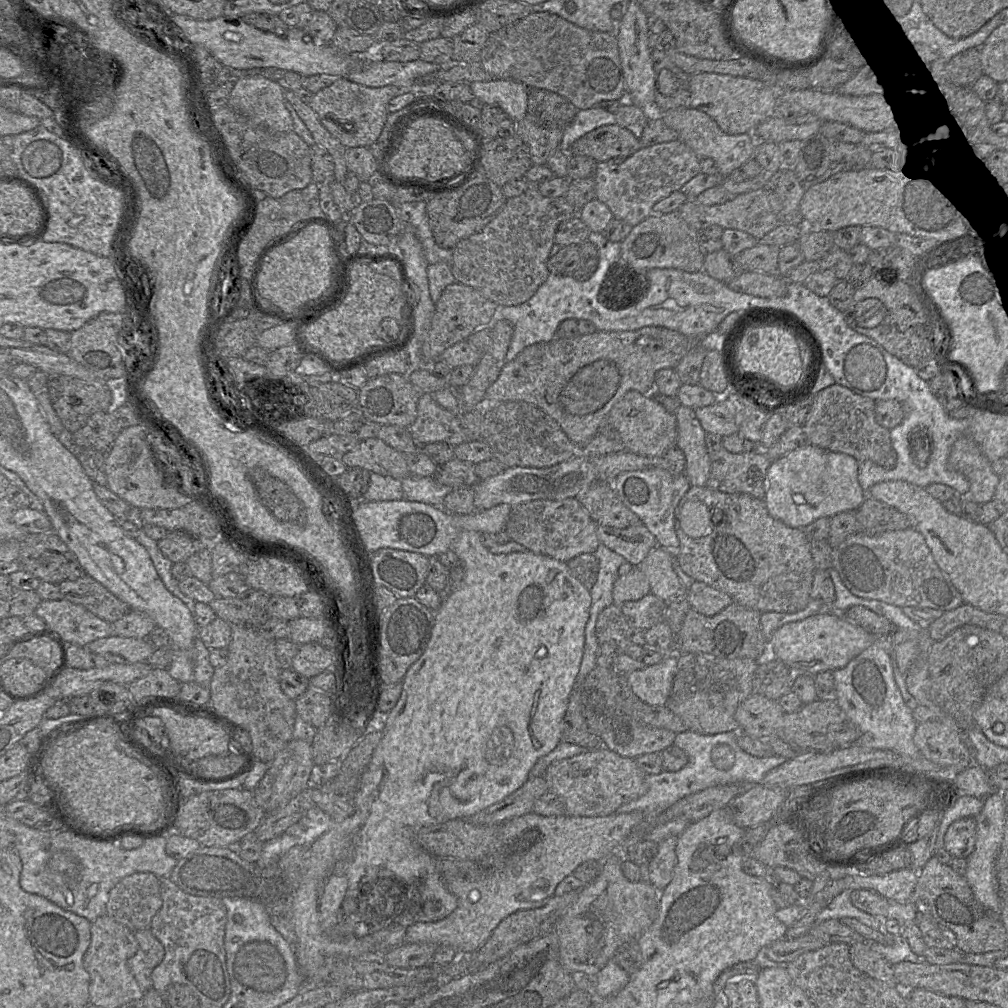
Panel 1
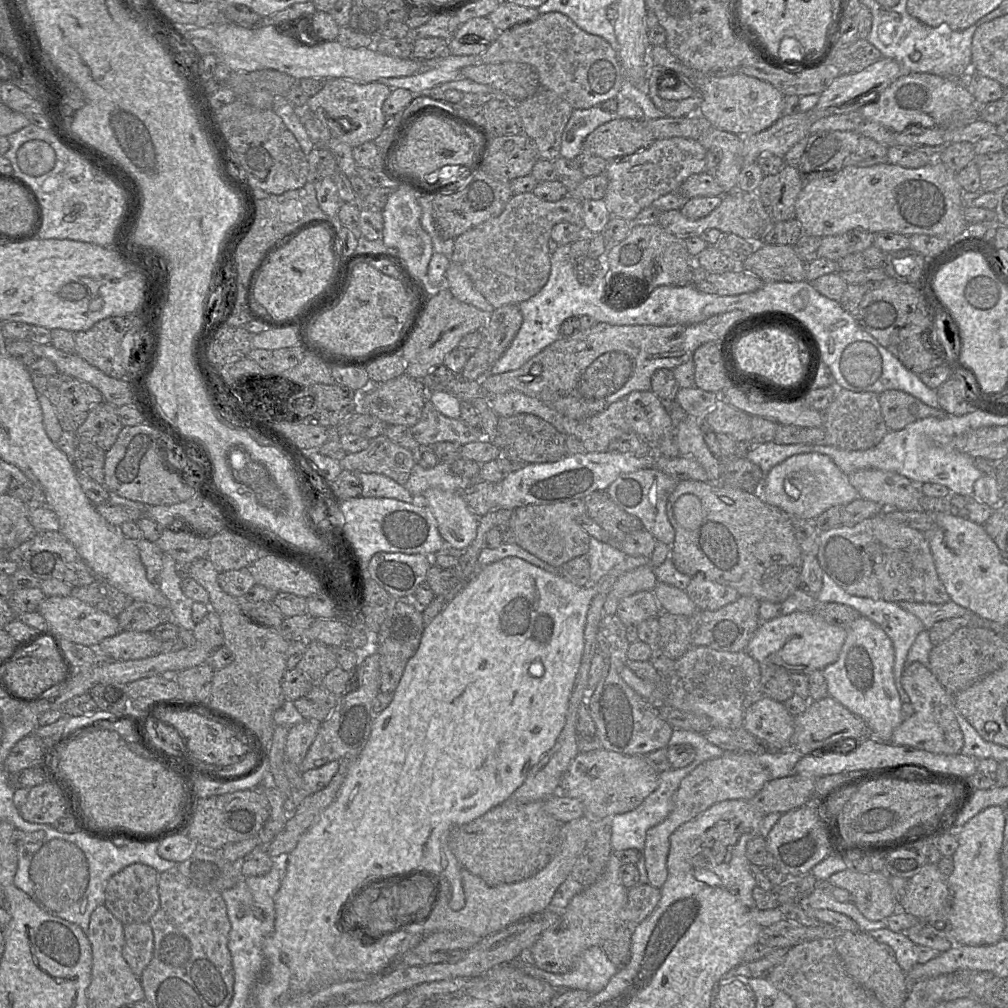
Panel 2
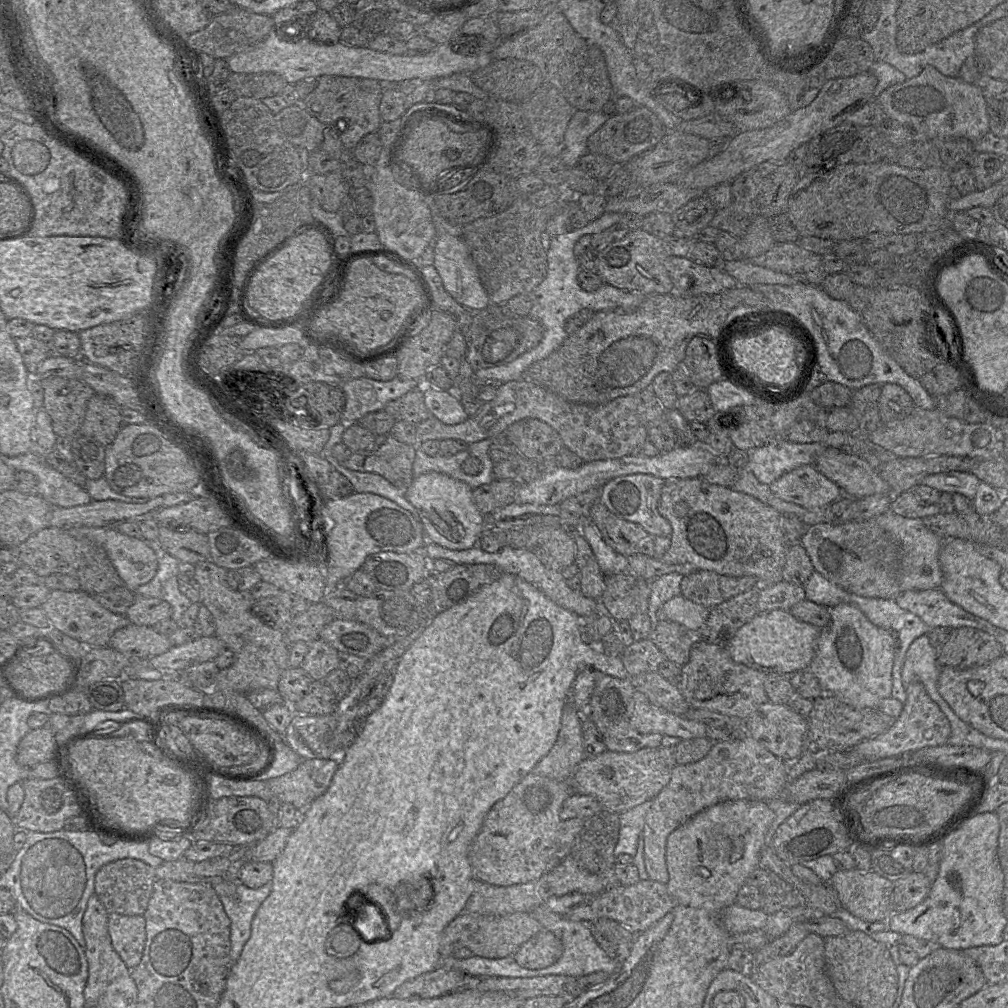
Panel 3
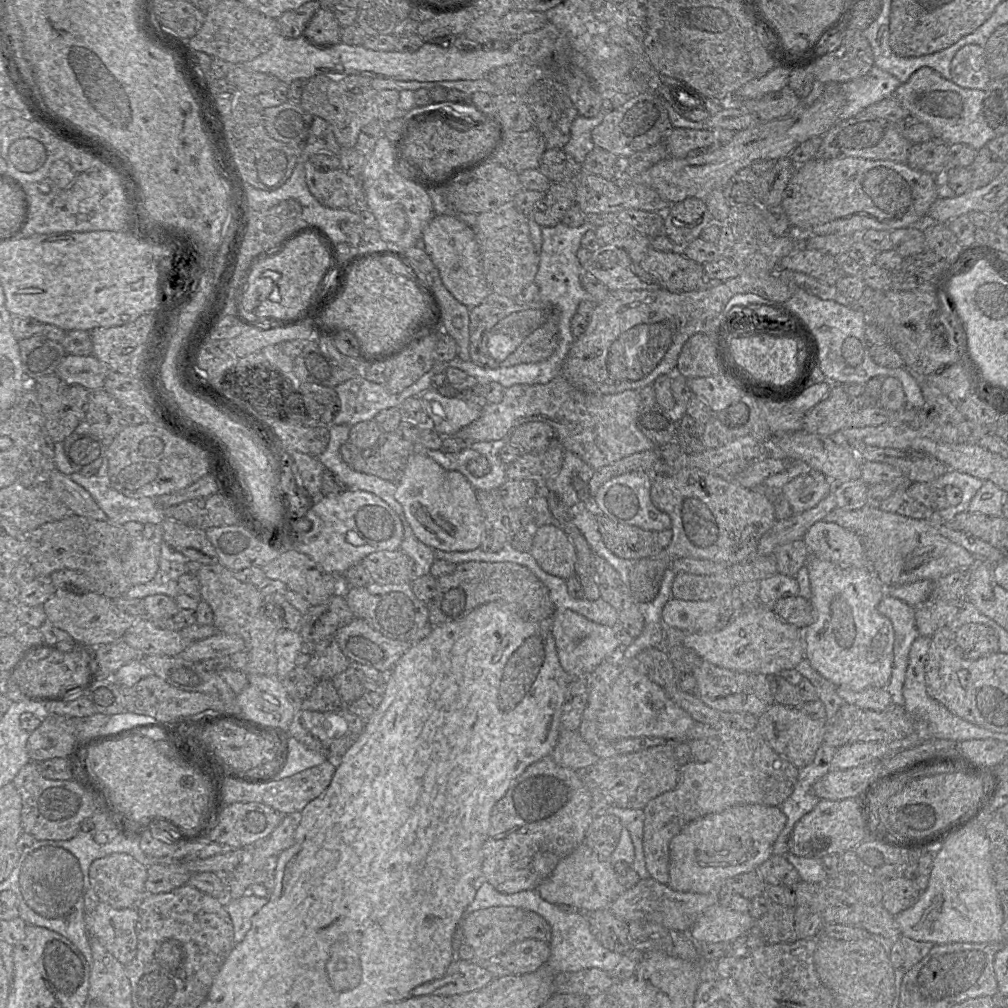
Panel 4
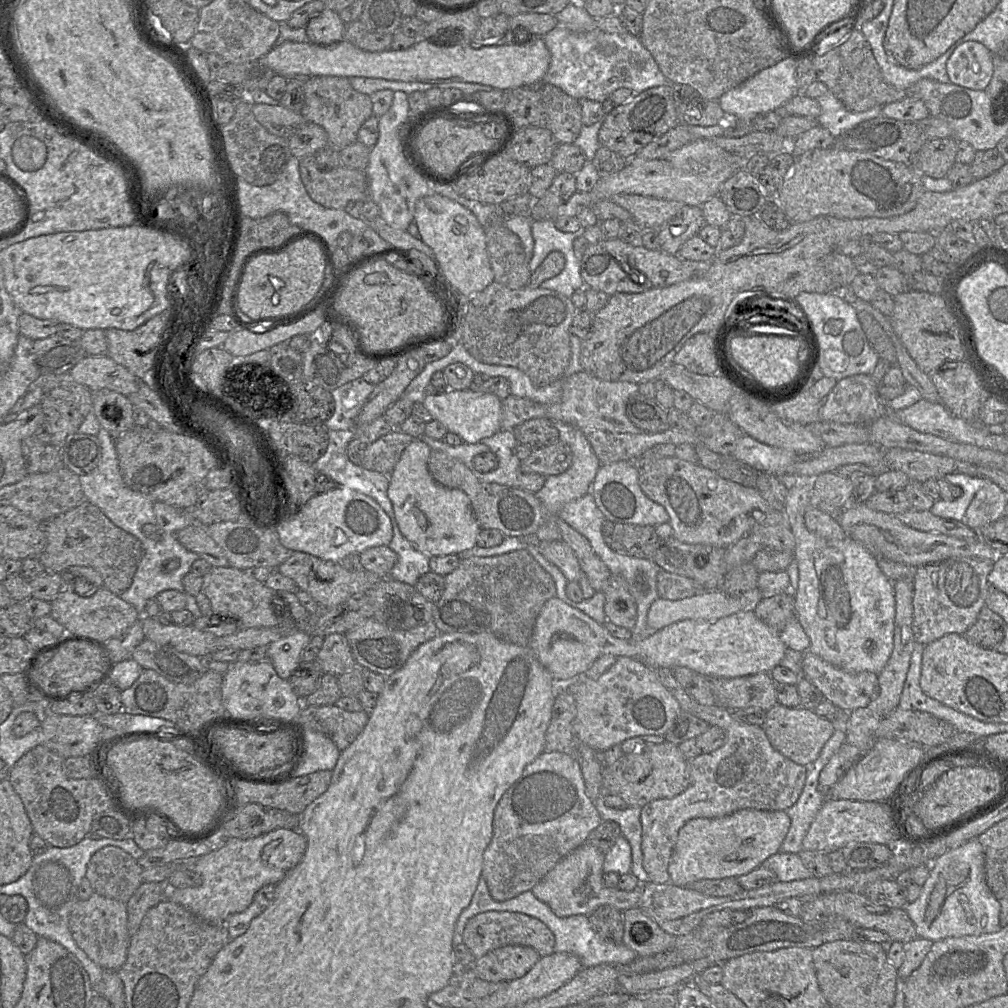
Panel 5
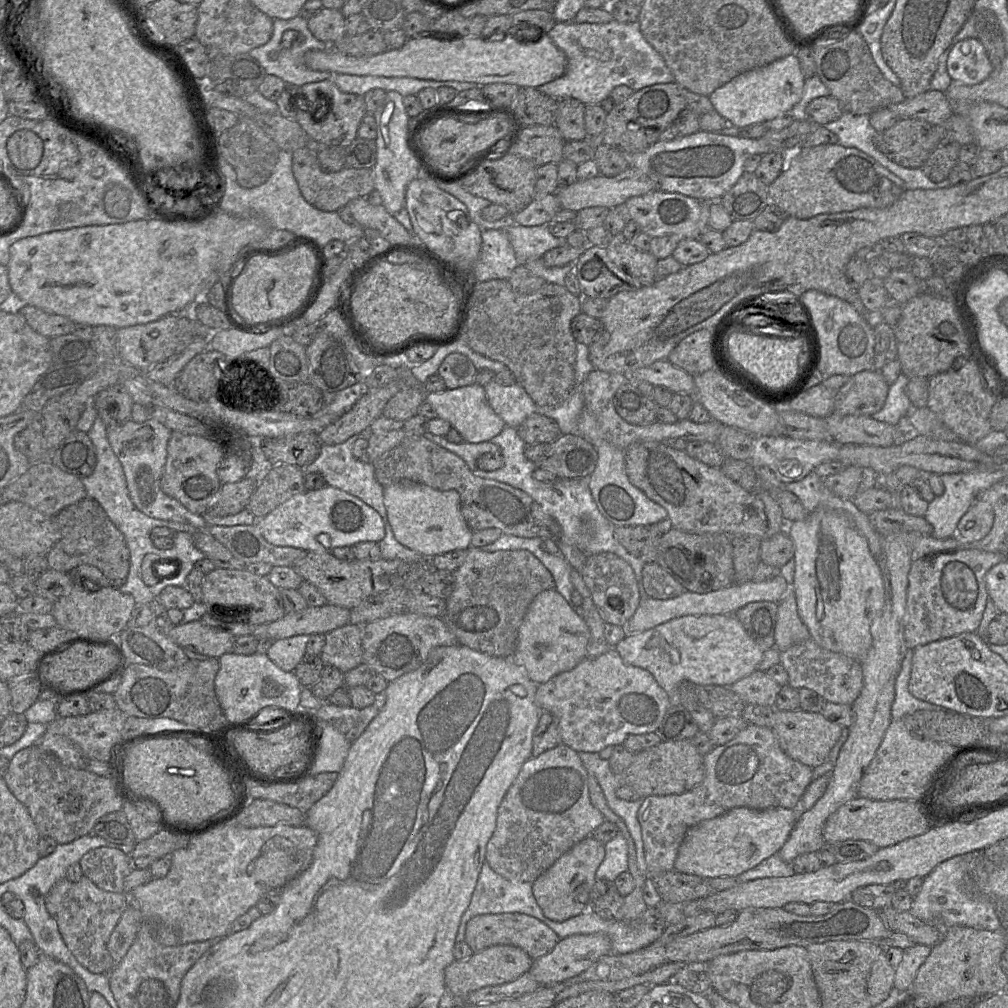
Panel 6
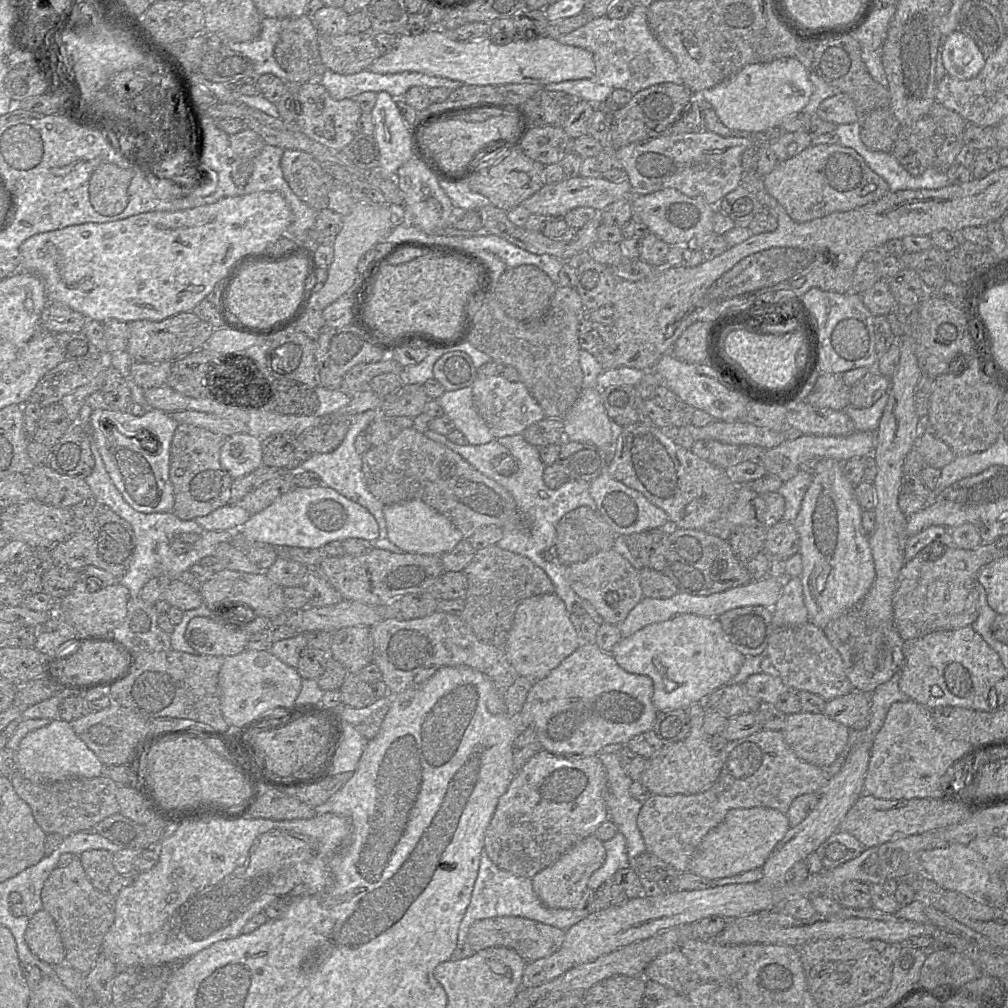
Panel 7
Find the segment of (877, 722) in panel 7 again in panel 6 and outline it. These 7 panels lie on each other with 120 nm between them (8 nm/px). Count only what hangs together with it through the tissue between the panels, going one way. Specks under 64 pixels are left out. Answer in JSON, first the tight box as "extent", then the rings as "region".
{"extent":[892,651,943,719],"region":[[[913,651],[908,652],[902,662],[901,670],[895,682],[895,699],[892,704],[892,719],[901,719],[908,714],[912,714],[918,710],[938,710],[943,709],[929,702],[914,697],[908,688],[911,674]]]}

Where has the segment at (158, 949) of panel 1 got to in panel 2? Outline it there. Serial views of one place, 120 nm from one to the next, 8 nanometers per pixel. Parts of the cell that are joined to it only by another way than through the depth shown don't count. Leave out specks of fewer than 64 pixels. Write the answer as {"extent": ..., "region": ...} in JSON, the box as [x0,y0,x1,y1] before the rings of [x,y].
{"extent":[122,922,154,978],"region":[[[148,922],[124,924],[125,944],[122,955],[138,978],[150,963],[154,950],[154,937]]]}

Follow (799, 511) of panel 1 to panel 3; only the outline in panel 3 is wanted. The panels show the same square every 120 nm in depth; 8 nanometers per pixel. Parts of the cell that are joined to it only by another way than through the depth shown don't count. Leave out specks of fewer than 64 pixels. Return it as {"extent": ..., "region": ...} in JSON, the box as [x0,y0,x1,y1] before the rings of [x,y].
{"extent":[769,465,843,510],"region":[[[804,465],[789,471],[771,483],[769,487],[776,497],[808,510],[824,510],[826,506],[843,495],[839,486],[820,473],[814,465]]]}

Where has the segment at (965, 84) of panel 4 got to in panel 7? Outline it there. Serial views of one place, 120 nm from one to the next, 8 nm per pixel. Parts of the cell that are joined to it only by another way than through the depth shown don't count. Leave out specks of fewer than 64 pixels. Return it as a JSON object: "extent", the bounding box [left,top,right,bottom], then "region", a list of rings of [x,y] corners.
{"extent":[942,30,986,80],"region":[[[959,30],[947,37],[942,59],[947,75],[959,80],[976,77],[986,62],[976,43]]]}

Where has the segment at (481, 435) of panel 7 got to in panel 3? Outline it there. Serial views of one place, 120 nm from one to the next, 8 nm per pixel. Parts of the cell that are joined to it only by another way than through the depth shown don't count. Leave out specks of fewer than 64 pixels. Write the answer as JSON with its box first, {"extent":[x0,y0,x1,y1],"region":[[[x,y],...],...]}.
{"extent":[423,385,468,425],"region":[[[423,385],[423,395],[428,412],[441,422],[453,425],[468,418],[456,393]]]}

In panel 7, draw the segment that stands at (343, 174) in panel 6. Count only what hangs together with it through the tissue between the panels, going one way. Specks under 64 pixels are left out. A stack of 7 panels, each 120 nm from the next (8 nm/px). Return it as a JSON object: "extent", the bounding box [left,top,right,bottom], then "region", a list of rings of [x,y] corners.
{"extent":[280,149,334,211],"region":[[[284,149],[280,166],[284,179],[301,201],[317,211],[328,208],[334,178],[323,164],[304,151]]]}

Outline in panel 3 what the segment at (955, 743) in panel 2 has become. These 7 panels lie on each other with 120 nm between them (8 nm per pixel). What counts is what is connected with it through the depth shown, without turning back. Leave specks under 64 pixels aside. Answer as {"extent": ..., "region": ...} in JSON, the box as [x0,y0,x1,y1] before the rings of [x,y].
{"extent":[852,683,951,761],"region":[[[910,683],[906,693],[907,700],[903,704],[903,710],[892,726],[884,733],[861,741],[852,748],[862,756],[862,761],[875,761],[901,754],[911,754],[925,747],[947,744],[951,734],[950,722],[938,704],[930,698],[923,684]]]}

